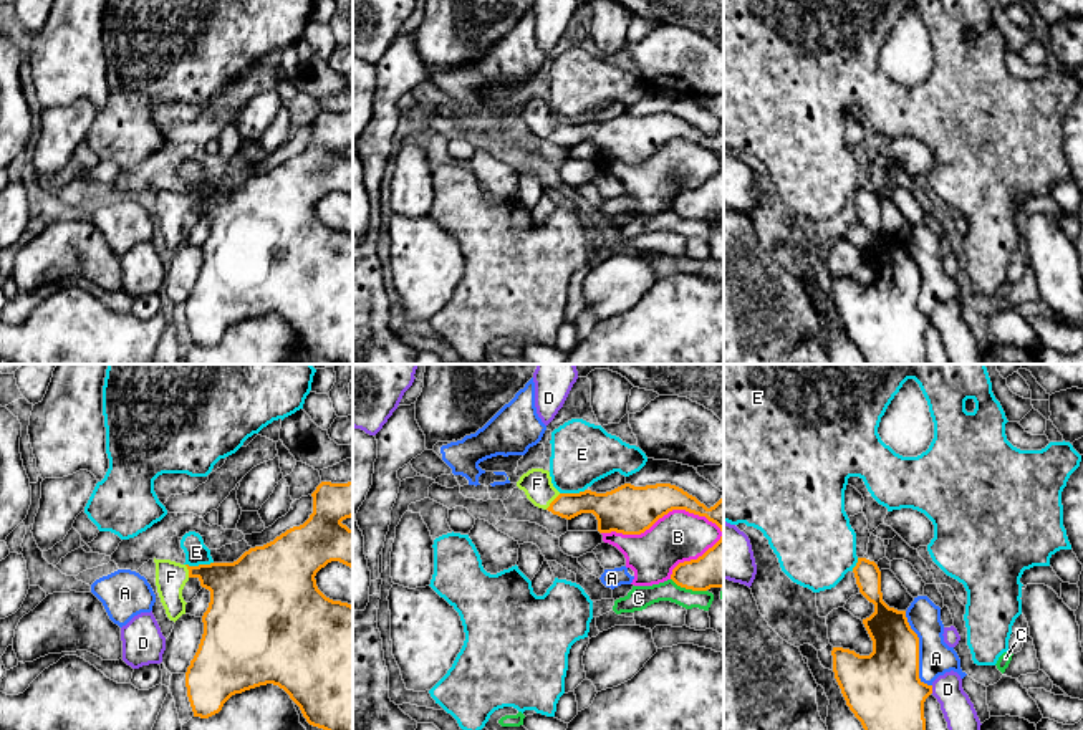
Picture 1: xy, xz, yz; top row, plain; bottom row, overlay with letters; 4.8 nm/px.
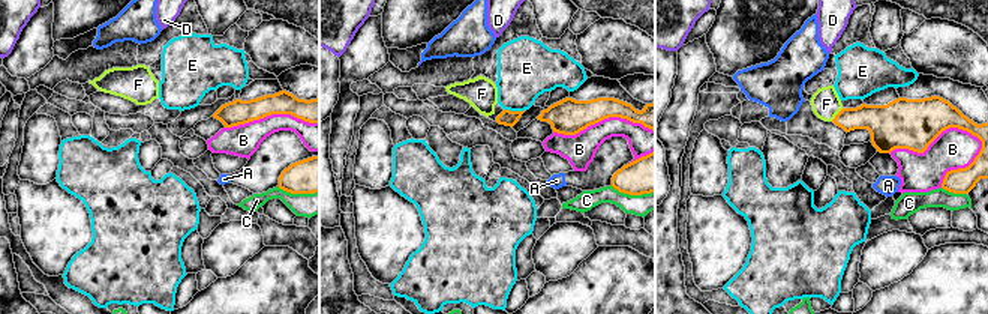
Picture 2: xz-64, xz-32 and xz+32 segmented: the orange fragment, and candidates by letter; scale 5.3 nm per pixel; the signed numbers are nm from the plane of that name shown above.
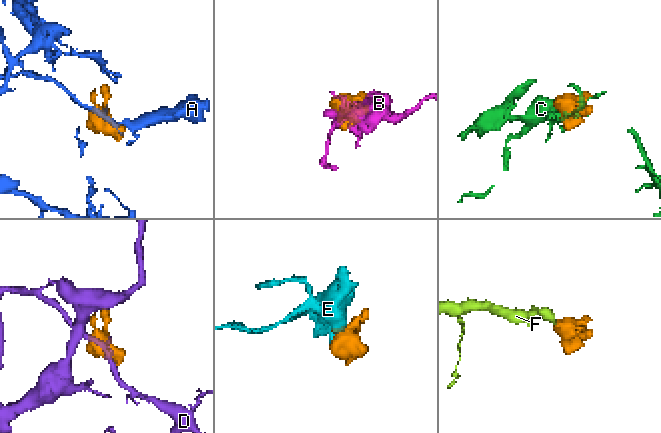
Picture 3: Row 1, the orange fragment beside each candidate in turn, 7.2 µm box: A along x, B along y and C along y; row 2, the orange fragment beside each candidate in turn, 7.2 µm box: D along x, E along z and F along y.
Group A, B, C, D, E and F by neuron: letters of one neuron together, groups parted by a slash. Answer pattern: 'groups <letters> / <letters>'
groups A / B / C / D / E / F

